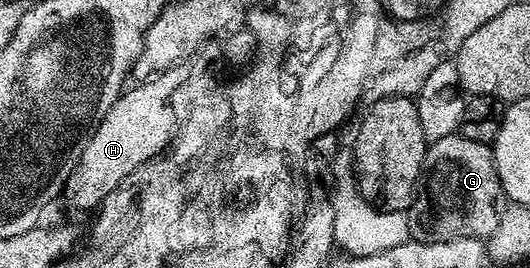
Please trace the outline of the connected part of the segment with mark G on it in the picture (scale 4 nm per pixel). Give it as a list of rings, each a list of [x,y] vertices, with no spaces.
[[[460,132],[432,141],[423,160],[418,192],[405,213],[410,240],[437,243],[462,237],[489,239],[497,231],[502,197],[491,145],[465,139]]]

